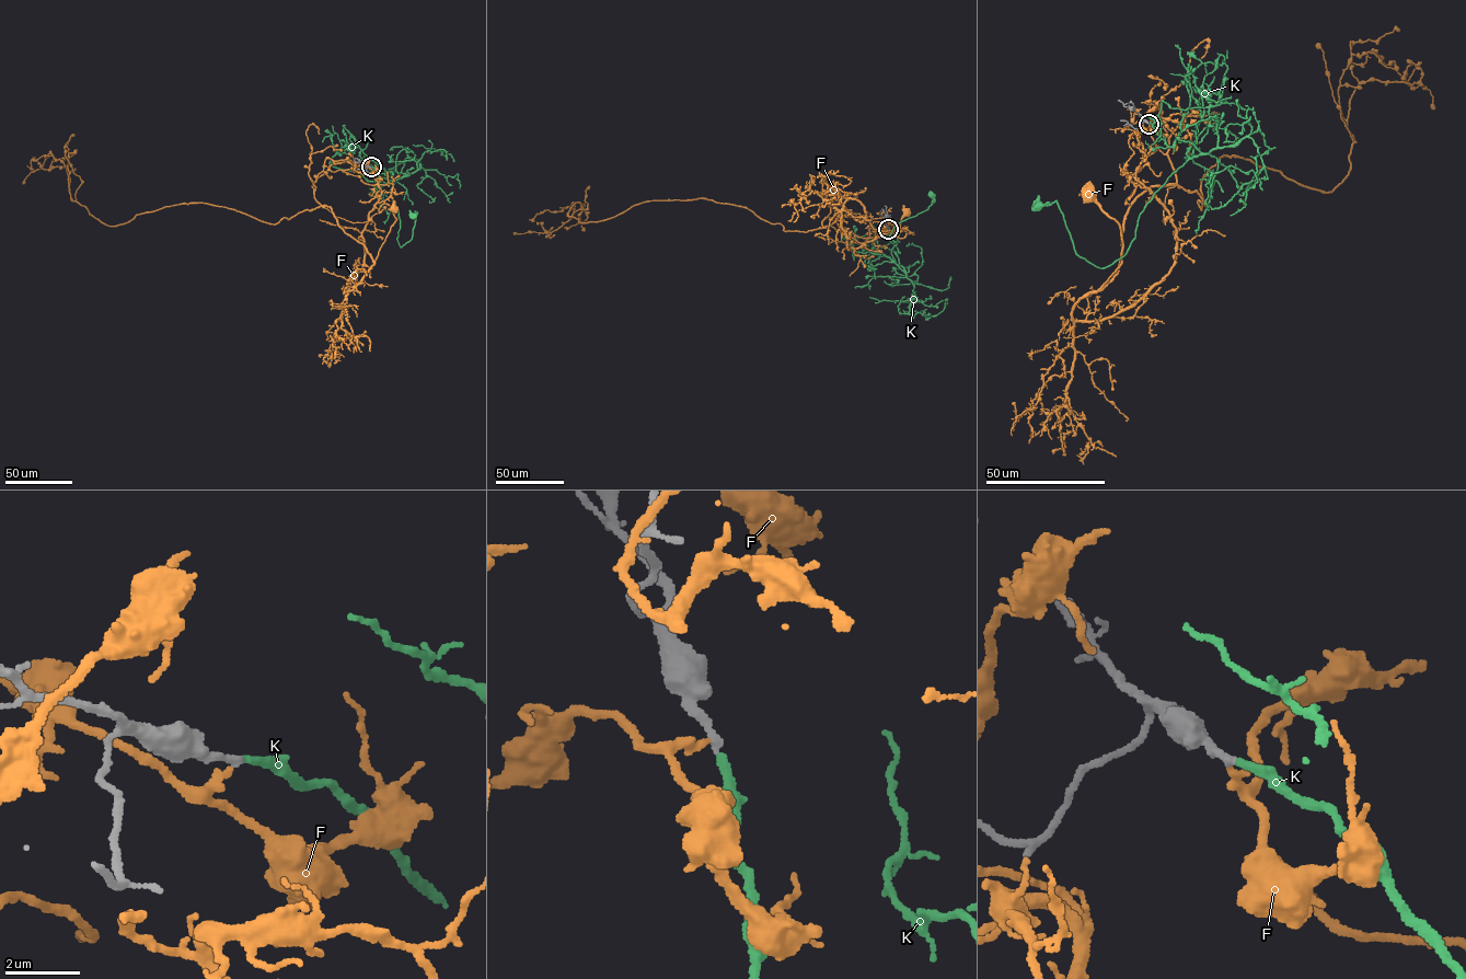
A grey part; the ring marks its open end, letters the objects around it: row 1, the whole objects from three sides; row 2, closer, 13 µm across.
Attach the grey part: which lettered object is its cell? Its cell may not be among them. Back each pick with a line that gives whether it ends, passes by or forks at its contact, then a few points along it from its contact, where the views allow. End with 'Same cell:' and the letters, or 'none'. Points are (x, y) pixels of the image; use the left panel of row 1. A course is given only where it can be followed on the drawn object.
K: it ends | via (371, 166), (389, 176), (395, 171), (407, 175), (390, 191), (400, 248), (411, 240), (415, 211), (413, 216)
Same cell: K

